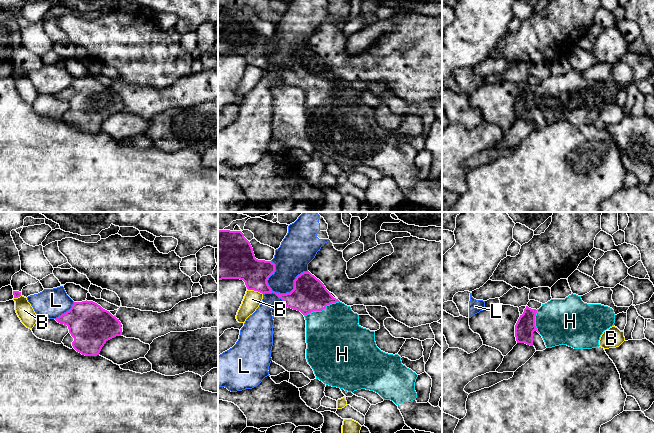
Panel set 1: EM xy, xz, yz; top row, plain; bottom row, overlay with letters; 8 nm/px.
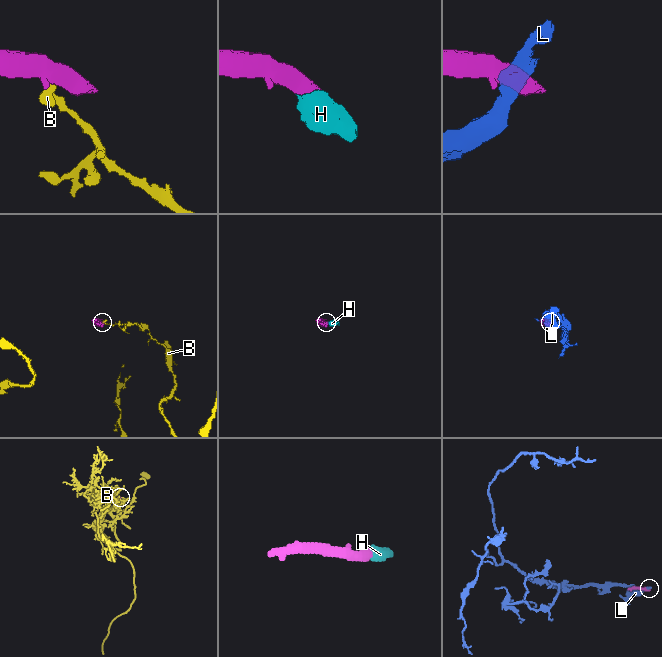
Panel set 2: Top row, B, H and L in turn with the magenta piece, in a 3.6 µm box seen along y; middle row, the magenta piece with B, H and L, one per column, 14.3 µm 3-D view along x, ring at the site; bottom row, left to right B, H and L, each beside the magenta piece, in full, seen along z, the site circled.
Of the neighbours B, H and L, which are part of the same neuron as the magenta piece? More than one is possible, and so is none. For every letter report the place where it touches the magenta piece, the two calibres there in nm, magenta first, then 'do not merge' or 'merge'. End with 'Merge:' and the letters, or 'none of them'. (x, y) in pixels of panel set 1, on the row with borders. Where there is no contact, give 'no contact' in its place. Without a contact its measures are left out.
B: xz (255, 290) | 260/140 nm | do not merge
H: xz (321, 310) | 280/460 nm | merge
L: xz (290, 292) | 280/260 nm | do not merge
Merge: H

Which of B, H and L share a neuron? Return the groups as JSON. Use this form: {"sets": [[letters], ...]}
{"sets": [["B"], ["H"], ["L"]]}

